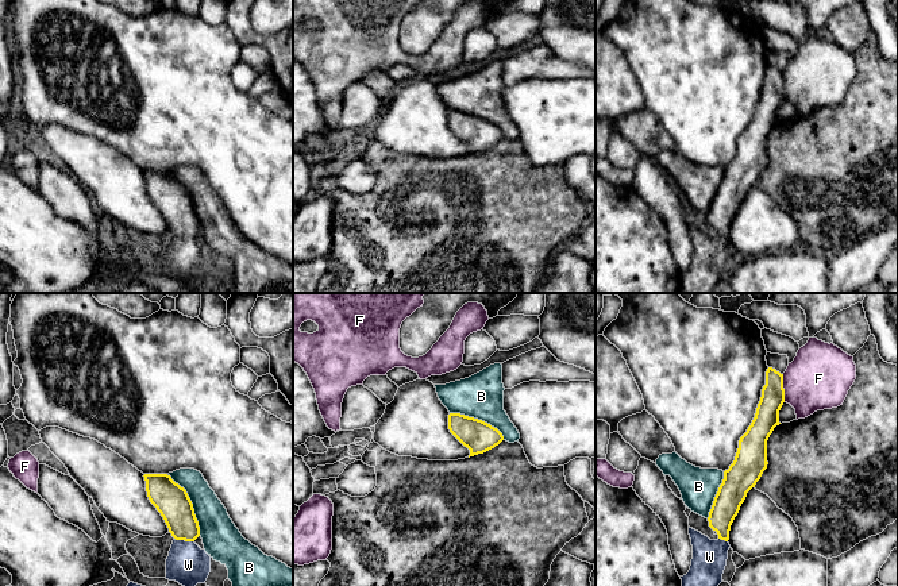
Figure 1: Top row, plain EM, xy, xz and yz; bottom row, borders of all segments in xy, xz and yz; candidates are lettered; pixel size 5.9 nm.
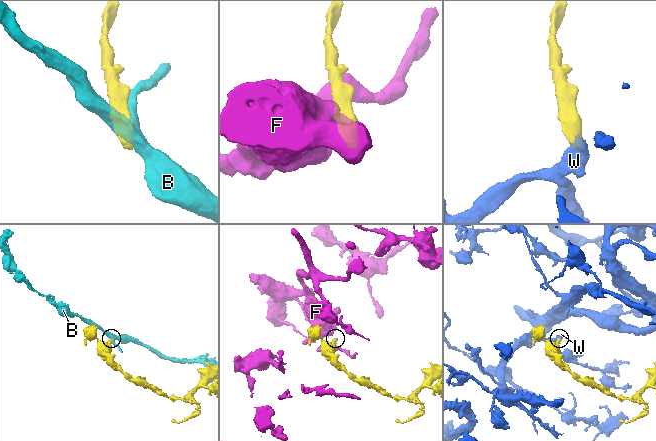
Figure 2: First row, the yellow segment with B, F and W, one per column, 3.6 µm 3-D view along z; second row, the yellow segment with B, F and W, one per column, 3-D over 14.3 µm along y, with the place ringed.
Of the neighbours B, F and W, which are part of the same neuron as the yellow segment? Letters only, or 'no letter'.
W

